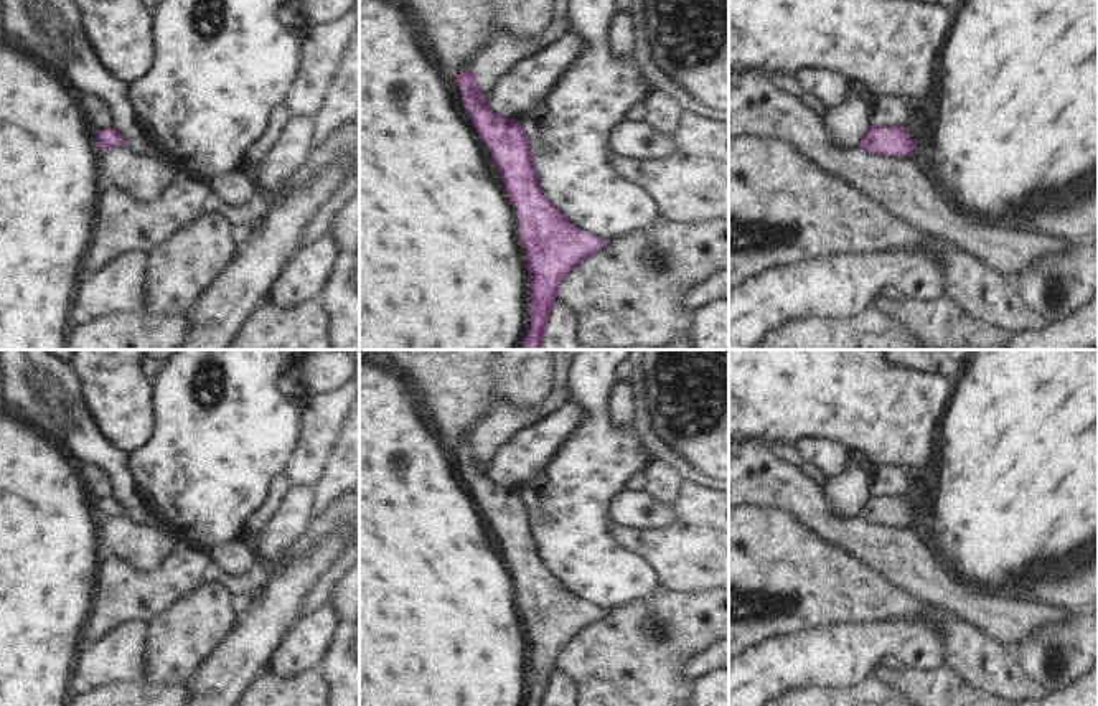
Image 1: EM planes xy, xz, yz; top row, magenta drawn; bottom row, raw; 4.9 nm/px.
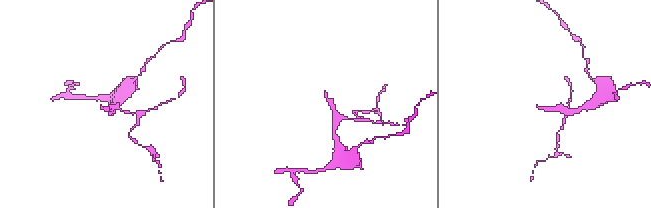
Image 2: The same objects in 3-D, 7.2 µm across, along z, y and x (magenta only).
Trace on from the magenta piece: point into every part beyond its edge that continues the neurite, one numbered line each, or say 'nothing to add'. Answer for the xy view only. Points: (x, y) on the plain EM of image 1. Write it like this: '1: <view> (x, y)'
nothing to add

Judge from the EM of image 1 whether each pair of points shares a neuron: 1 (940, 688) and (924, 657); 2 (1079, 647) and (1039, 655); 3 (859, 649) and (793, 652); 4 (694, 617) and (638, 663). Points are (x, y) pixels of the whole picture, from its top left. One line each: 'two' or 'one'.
1: two
2: one
3: one
4: one

